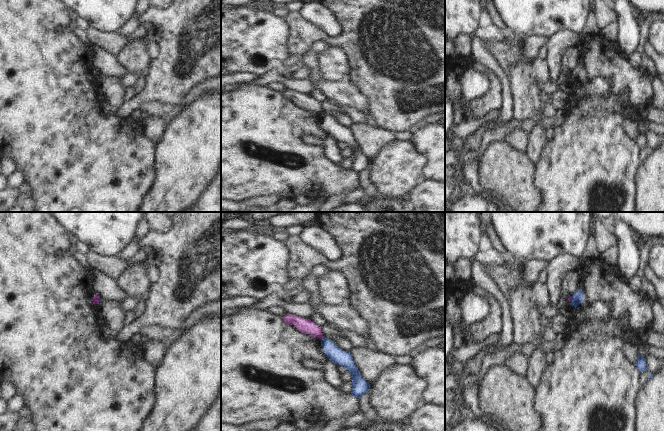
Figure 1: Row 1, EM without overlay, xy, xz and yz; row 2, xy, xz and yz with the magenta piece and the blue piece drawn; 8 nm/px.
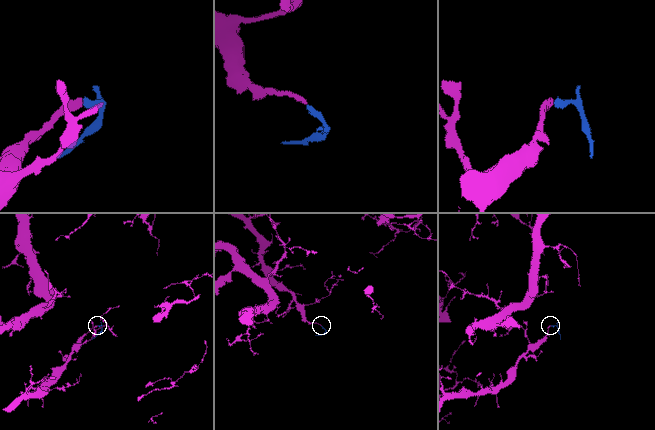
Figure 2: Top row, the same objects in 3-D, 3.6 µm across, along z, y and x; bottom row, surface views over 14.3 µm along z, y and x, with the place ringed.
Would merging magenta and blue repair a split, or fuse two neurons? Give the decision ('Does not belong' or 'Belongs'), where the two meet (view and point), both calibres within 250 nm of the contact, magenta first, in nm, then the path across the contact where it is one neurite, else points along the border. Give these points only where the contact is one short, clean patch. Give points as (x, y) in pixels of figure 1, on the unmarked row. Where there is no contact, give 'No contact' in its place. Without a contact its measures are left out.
Does not belong. Touches magenta at xz (322, 113). Thickness 120 nm (magenta) against 130 nm. Boundary: xz (323, 112), (321, 114)

